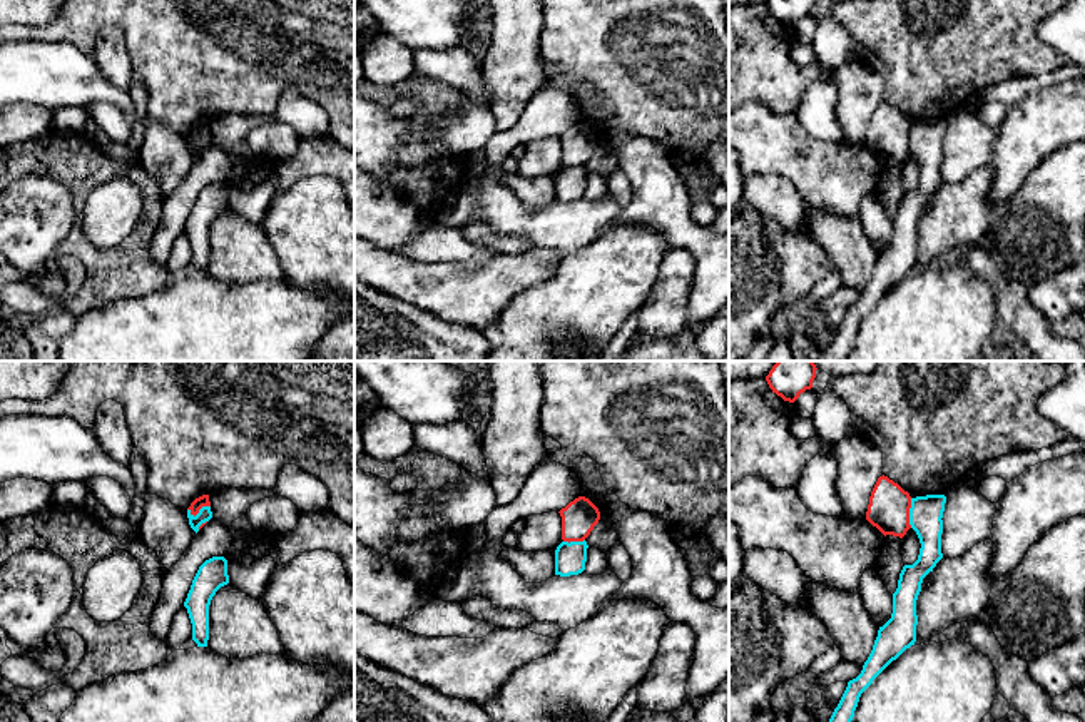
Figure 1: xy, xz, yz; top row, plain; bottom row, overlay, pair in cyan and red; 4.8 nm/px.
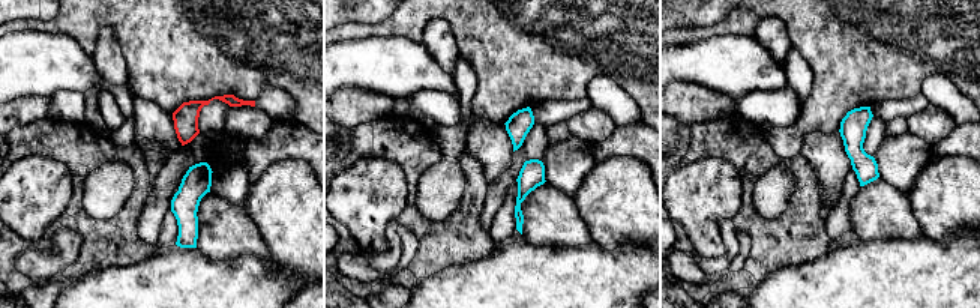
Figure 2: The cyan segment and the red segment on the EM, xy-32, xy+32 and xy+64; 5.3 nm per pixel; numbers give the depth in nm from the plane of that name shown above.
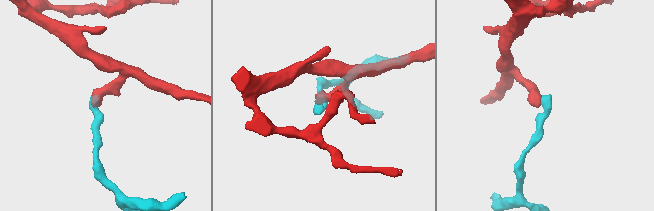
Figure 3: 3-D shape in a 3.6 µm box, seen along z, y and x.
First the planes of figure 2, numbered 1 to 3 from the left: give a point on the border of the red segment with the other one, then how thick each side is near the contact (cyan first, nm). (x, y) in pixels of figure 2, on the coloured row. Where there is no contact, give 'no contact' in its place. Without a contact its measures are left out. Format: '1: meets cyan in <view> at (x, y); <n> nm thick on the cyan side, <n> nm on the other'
1: no contact
2: no contact
3: no contact

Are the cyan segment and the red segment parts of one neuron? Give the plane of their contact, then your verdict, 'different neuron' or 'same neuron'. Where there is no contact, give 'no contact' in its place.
meets cyan in yz; different neuron

